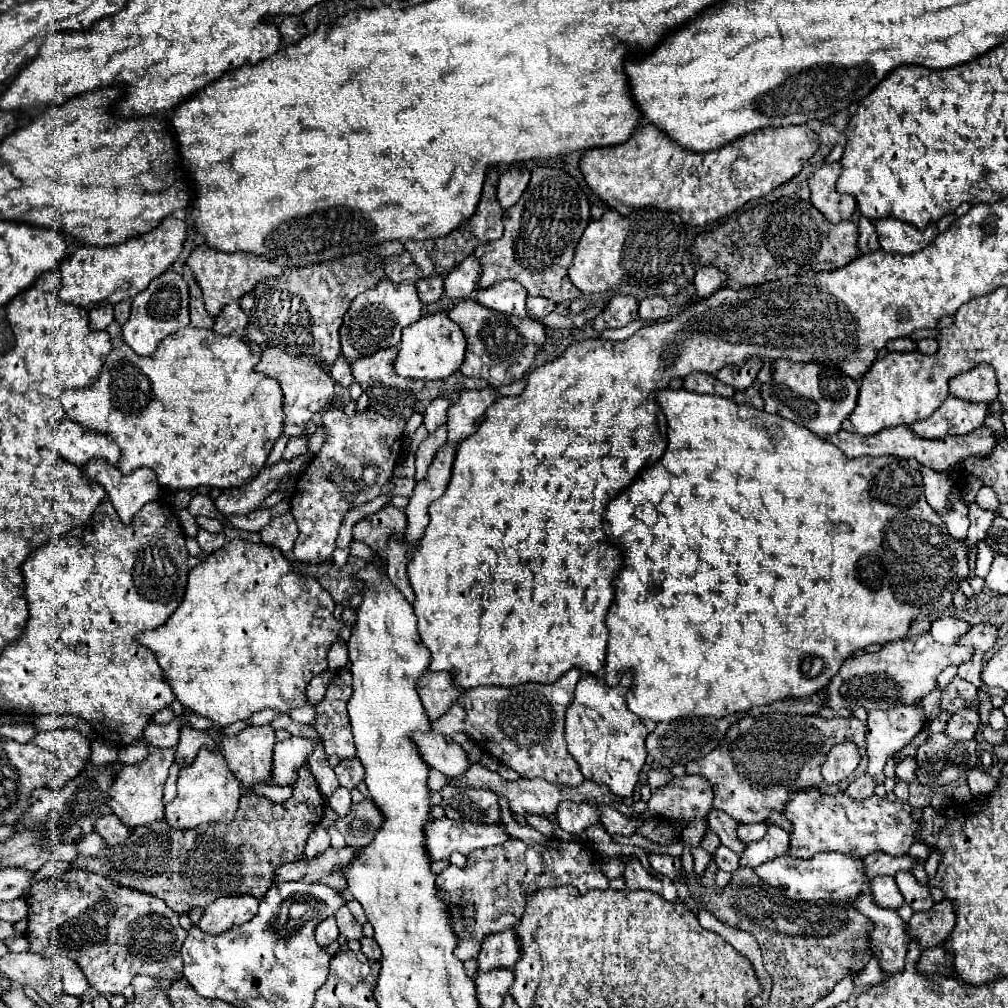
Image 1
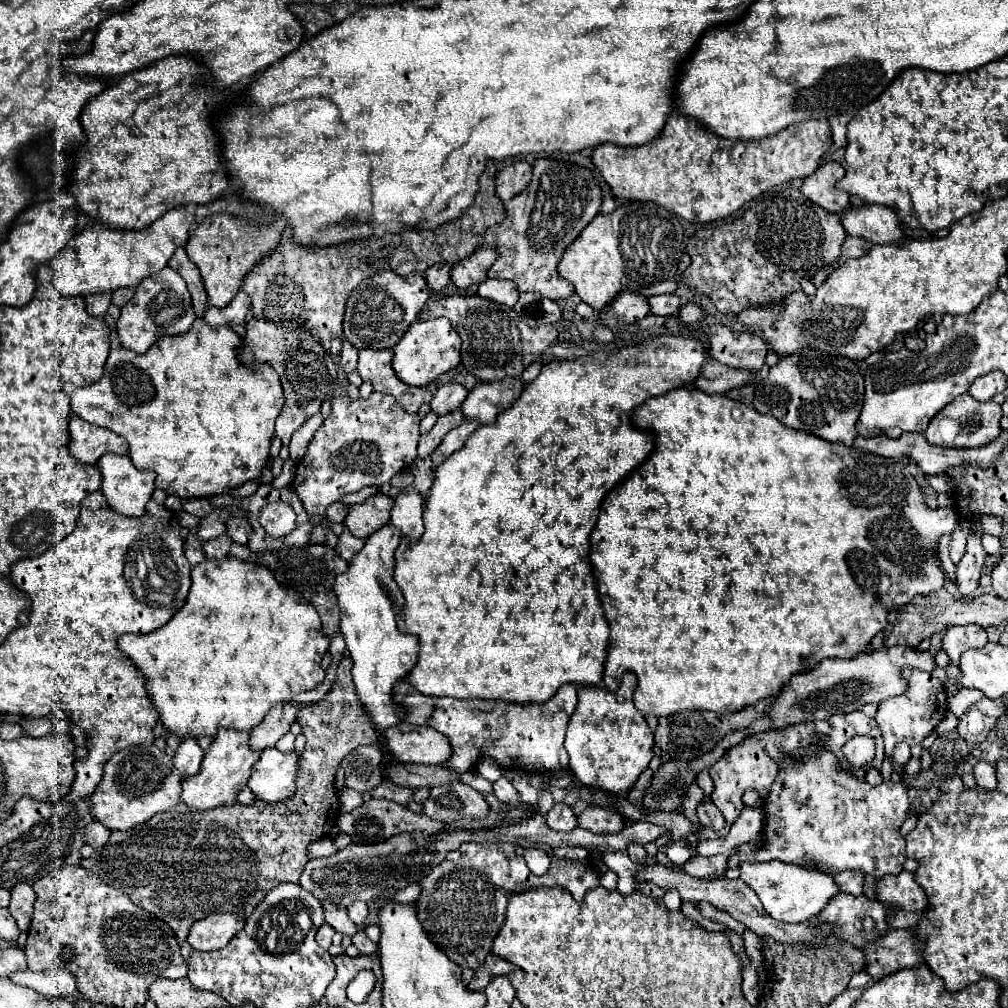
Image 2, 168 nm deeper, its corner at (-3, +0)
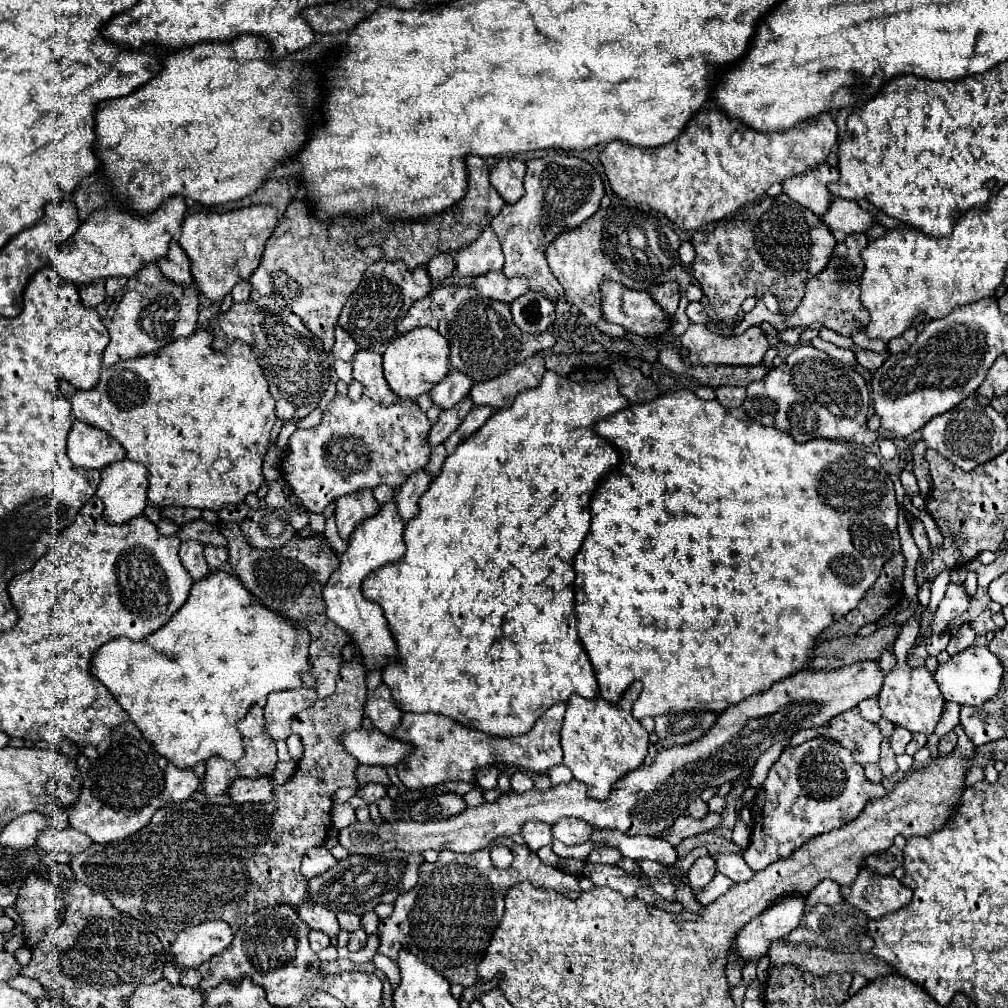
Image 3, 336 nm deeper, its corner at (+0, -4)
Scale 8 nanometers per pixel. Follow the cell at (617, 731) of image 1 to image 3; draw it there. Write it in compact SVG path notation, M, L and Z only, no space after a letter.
M634 681L616 705L606 703L602 697L584 699L580 695L572 695L566 703L560 741L564 765L572 771L576 781L588 787L588 795L594 799L606 799L618 779L644 763L648 731L632 717L632 703L640 697L640 693L642 683Z

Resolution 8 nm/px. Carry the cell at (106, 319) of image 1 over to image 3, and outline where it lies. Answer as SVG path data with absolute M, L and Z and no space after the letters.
M94 281L94 283L86 283L86 285L78 285L78 291L80 291L80 297L82 297L82 303L86 307L96 307L98 303L104 301L106 297L106 291L104 291L104 281Z

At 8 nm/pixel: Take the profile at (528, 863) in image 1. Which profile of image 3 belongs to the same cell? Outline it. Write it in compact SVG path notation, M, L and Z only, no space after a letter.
M506 839L506 847L514 855L508 869L492 867L488 847L480 849L476 855L442 851L436 863L422 863L418 883L410 891L398 895L390 917L380 919L378 953L396 961L398 951L406 949L444 975L450 985L470 987L478 979L476 967L482 961L488 941L502 919L504 895L508 887L520 881L530 881L534 885L552 887L568 899L576 899L580 895L578 877L564 875L564 871L544 865L534 851L524 849L524 845L518 845L512 839Z

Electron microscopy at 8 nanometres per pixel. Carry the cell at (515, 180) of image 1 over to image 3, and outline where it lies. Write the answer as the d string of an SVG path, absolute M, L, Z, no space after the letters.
M500 159L490 173L490 183L506 203L516 203L524 195L522 189L524 175L526 175L526 165L522 161Z

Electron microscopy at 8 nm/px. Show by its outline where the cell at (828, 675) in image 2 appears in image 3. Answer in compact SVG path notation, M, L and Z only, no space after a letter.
M876 661L854 663L852 667L842 667L840 671L798 671L796 675L776 681L766 693L752 695L744 703L732 705L726 711L722 711L718 721L714 723L714 727L710 731L706 731L700 739L696 739L688 745L668 747L656 755L652 765L648 765L648 767L642 765L642 767L630 771L628 775L624 775L612 787L608 799L604 799L604 801L590 799L586 795L586 787L572 779L570 783L556 785L548 791L538 791L538 789L530 789L526 793L510 791L510 793L500 795L498 801L494 801L494 803L482 803L478 807L462 811L460 815L456 815L452 819L444 819L444 821L436 821L436 823L416 823L412 819L400 819L396 823L386 821L384 825L378 827L372 821L368 821L368 823L356 821L340 831L338 841L352 855L378 855L380 851L392 851L392 849L400 849L400 851L408 851L408 853L424 853L428 849L434 849L434 851L450 849L454 853L474 853L474 851L488 847L496 837L504 837L504 835L510 837L510 835L520 833L520 827L524 825L524 821L536 819L536 821L544 821L544 823L552 825L552 823L556 823L556 819L562 819L562 817L576 817L576 819L582 819L582 821L590 823L592 827L600 827L600 829L612 827L624 835L640 833L640 835L654 837L654 835L660 835L664 829L668 829L680 815L684 815L688 803L692 799L696 799L706 787L720 787L728 781L740 779L742 775L752 771L752 767L756 765L756 759L770 745L774 745L786 737L792 737L796 731L800 731L804 727L820 727L820 725L828 723L832 717L836 717L838 713L858 707L858 703L862 699L876 697L880 693L882 681L884 681L884 675Z

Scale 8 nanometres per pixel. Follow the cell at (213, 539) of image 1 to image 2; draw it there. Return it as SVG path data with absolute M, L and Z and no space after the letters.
M223 533L223 535L215 537L215 539L205 541L205 543L203 543L203 551L205 551L207 557L217 557L217 559L221 559L221 557L227 557L227 555L229 555L231 543L233 543L231 537L229 537L227 533Z

